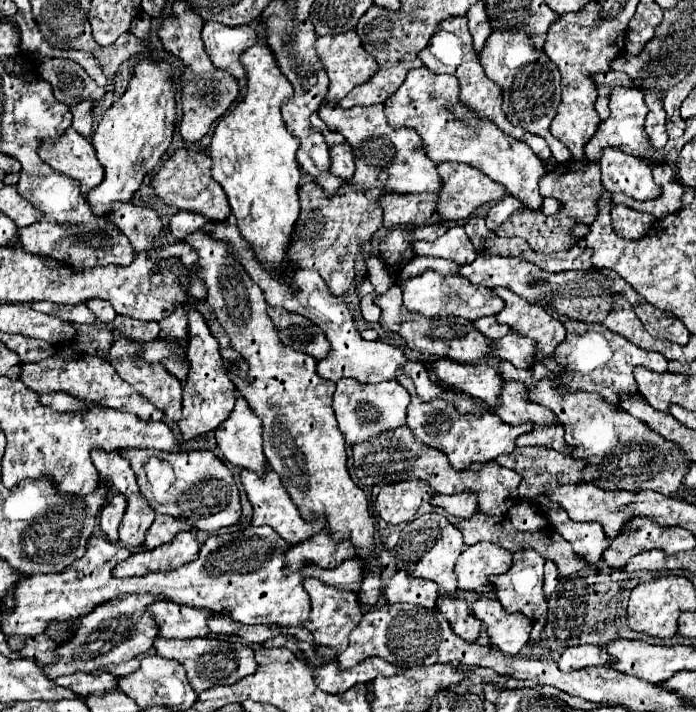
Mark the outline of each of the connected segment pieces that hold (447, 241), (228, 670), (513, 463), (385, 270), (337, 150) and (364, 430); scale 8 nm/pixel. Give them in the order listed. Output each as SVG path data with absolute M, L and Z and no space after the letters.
M462 225L450 227L442 237L438 237L432 243L428 243L428 241L412 243L412 253L414 255L432 255L432 257L442 257L442 259L452 259L458 265L466 265L478 257L476 249L470 243Z
M156 637L154 647L156 647L156 653L160 657L176 659L184 665L184 669L188 673L190 687L196 693L202 693L204 689L210 689L212 685L232 685L232 683L240 681L242 677L256 671L252 647L232 643L226 639L218 639L218 637L204 637L204 639L164 639L164 637Z
M538 445L532 447L516 447L514 453L510 455L500 455L496 457L496 463L502 467L510 467L516 473L522 475L522 483L518 487L522 499L532 499L540 493L540 489L556 489L556 485L566 485L566 483L580 483L582 481L582 469L586 467L586 461L578 461L570 455L562 455L560 451L554 449L544 449Z
M378 255L368 257L366 271L368 271L370 282L375 288L374 296L386 292L395 282L391 267L386 265Z
M348 143L336 145L330 149L330 171L338 177L342 177L344 181L348 181L348 177L352 177L354 173L354 157L352 157L352 149Z
M352 377L340 379L336 383L336 393L334 393L334 411L338 427L350 445L364 443L374 435L400 427L400 403L398 401L384 403L384 381L376 385L366 385L360 381L352 381Z

